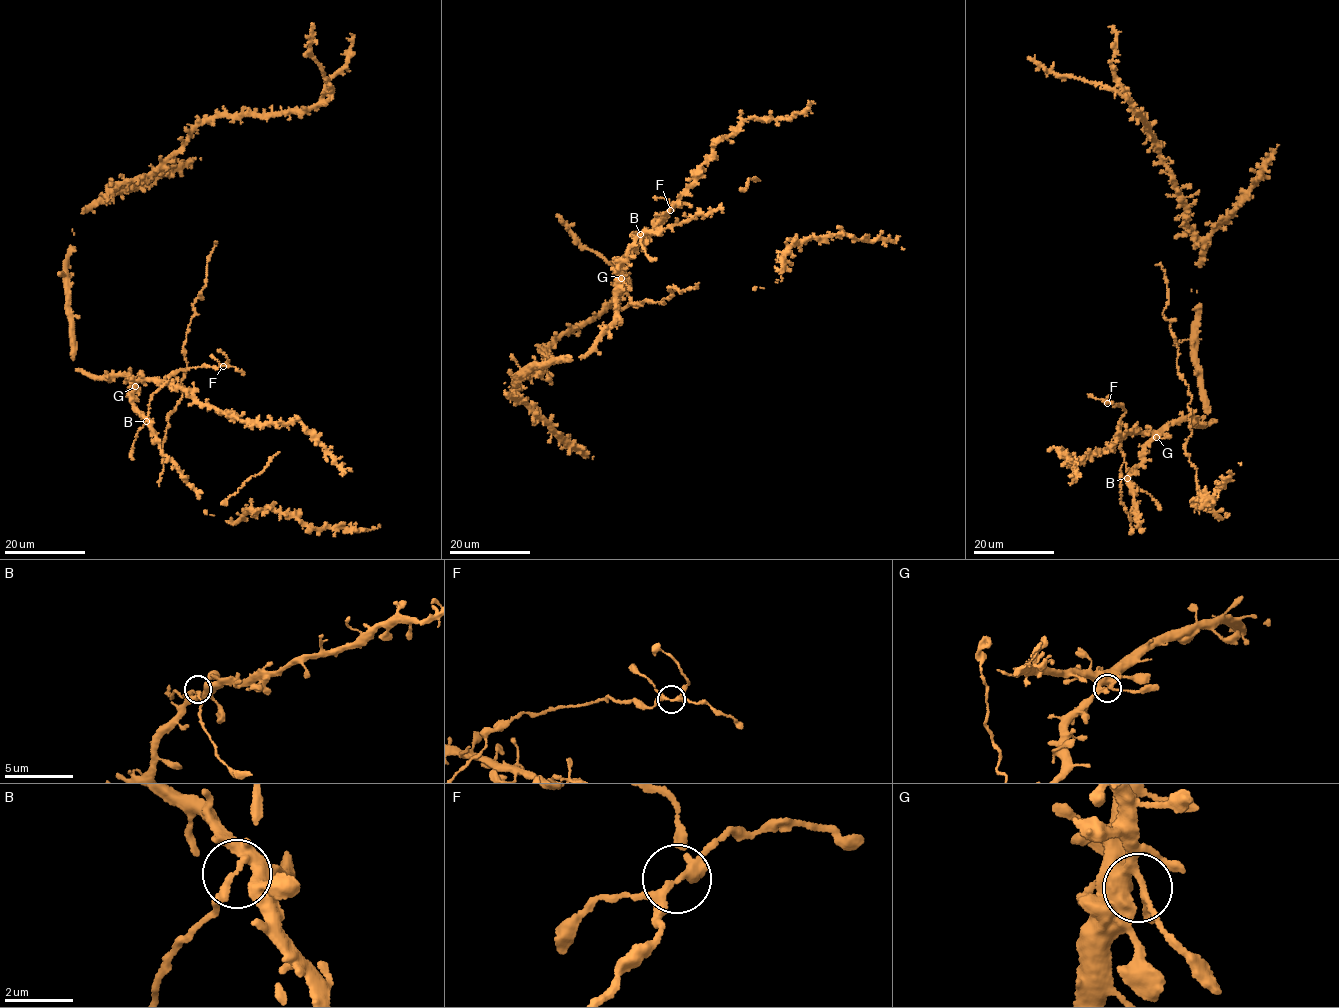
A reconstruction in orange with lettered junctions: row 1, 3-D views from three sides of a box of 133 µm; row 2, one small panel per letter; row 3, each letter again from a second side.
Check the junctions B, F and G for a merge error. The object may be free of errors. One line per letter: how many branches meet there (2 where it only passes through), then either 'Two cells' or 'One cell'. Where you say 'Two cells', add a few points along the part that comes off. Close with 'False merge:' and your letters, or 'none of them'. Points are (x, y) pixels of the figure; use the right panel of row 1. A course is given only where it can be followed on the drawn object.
B: Branches: 3. One cell
F: Branches: 4. One cell
G: Branches: 4. One cell
False merge: none of them

